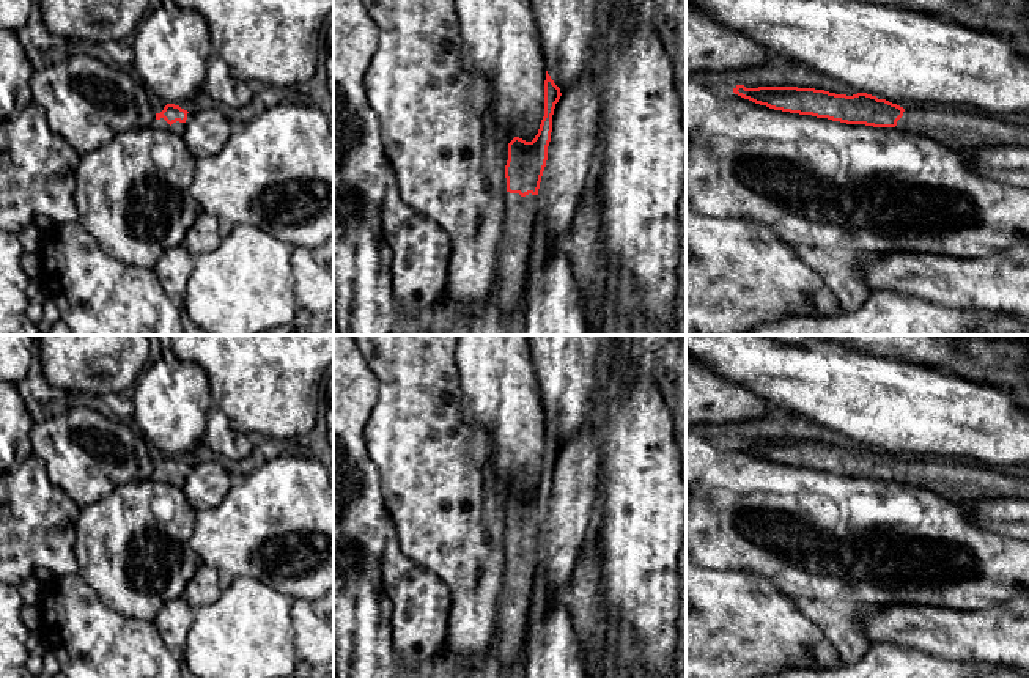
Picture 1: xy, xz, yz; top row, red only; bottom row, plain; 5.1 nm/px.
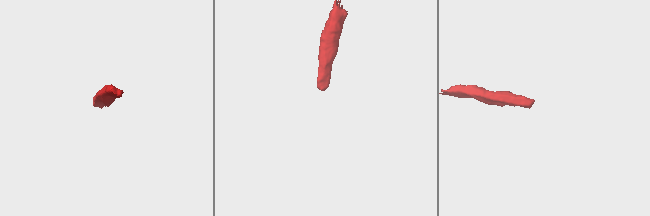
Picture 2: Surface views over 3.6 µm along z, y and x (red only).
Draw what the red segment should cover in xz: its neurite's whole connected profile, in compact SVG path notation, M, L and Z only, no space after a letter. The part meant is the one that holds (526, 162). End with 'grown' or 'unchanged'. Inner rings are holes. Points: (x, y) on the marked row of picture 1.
M546 71L544 80L544 116L541 120L538 134L532 142L526 142L514 137L508 143L508 160L505 165L507 178L507 197L505 197L505 214L502 222L502 236L497 247L496 261L496 289L492 305L492 321L500 330L500 321L507 318L513 310L522 307L529 267L537 255L537 208L538 208L538 189L541 176L548 160L548 146L552 132L552 115L555 104L562 93Z | grown

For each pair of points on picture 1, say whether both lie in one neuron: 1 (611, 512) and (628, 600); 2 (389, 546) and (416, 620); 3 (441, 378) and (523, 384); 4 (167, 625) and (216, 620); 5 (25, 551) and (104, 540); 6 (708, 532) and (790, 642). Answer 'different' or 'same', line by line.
1: same
2: same
3: different
4: different
5: different
6: different

